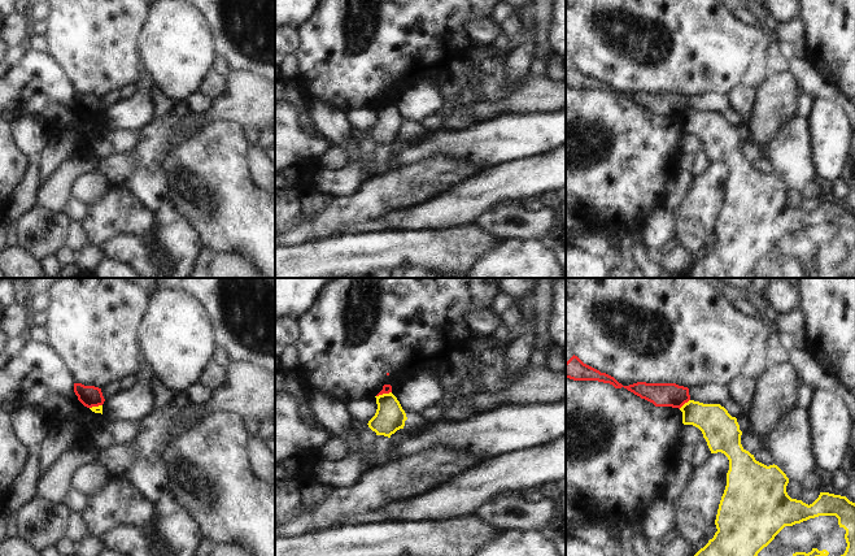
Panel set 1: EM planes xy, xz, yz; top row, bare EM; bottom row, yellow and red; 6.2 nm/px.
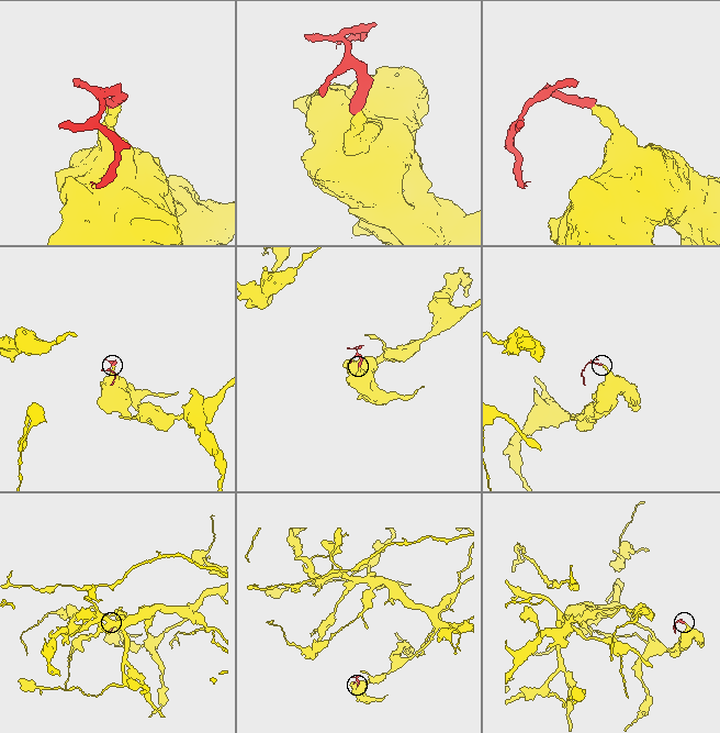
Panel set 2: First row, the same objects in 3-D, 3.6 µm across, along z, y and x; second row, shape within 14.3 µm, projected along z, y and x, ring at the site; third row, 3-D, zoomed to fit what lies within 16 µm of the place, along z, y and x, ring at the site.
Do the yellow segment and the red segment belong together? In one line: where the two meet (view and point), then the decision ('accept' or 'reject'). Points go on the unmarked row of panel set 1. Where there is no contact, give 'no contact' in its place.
yz (685, 112) | reject

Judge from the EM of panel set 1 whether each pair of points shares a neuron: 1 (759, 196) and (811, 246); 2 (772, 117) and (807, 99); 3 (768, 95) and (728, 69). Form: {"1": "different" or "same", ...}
{"1": "same", "2": "different", "3": "different"}

